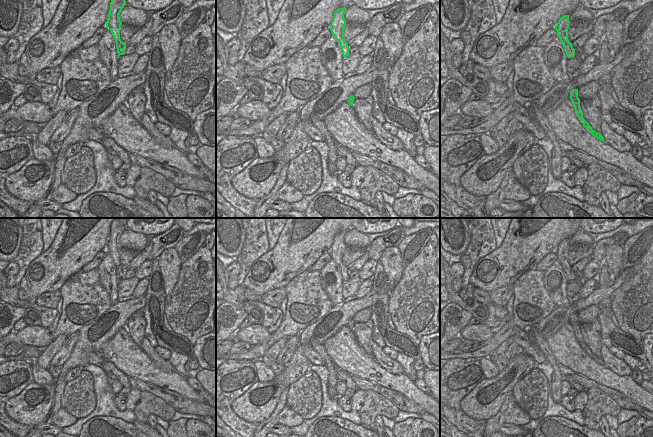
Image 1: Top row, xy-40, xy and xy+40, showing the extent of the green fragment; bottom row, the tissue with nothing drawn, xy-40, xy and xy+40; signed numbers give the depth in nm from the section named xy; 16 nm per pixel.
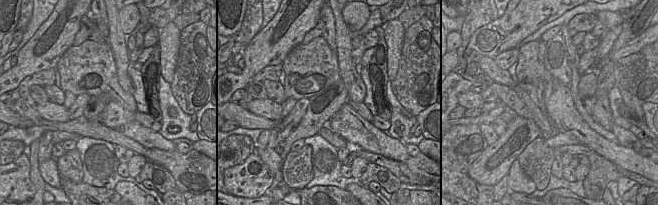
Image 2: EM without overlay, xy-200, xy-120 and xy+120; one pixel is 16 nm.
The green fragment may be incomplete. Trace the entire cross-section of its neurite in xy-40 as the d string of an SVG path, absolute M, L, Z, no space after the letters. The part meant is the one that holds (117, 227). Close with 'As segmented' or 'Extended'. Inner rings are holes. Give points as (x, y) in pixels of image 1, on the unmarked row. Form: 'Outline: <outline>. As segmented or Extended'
Outline: M115 219L110 226L110 234L106 246L106 252L111 255L113 262L116 267L116 273L118 276L118 282L124 278L126 267L123 267L120 263L120 253L122 246L120 244L120 237L126 229L124 220Z. As segmented.

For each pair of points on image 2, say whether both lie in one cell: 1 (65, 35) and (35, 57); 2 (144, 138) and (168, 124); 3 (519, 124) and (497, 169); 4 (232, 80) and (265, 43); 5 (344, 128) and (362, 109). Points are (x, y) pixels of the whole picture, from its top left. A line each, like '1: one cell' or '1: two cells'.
1: one cell
2: two cells
3: one cell
4: one cell
5: two cells

